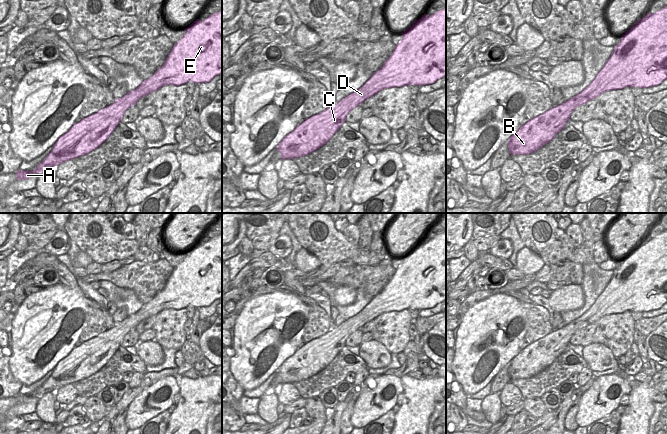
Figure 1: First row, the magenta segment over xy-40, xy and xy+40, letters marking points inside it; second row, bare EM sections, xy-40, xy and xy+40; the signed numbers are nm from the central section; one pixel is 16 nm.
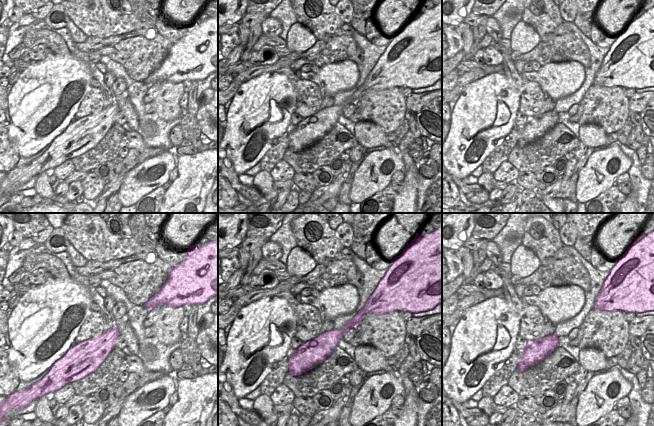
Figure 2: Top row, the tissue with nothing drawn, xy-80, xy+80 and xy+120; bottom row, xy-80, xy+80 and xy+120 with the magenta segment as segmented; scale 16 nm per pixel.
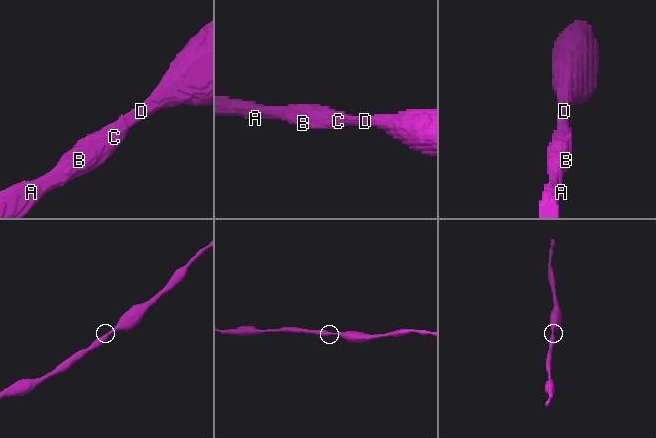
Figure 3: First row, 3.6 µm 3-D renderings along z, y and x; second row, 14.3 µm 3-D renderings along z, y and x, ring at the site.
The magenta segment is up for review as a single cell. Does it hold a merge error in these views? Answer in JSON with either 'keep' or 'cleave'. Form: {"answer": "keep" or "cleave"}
{"answer": "keep"}

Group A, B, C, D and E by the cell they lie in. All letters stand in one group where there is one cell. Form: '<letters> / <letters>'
A B C D E

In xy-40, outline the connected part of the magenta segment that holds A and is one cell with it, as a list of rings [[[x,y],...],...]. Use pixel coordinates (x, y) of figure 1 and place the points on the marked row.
[[[222,10],[211,14],[203,21],[197,19],[184,30],[186,33],[178,42],[174,44],[163,66],[160,67],[150,78],[144,80],[135,90],[127,92],[127,94],[121,98],[115,99],[115,102],[112,105],[99,110],[95,114],[83,118],[78,123],[74,123],[68,132],[58,138],[56,143],[53,145],[52,151],[37,166],[36,169],[33,171],[16,171],[17,180],[29,179],[33,173],[40,174],[45,169],[51,169],[53,166],[58,166],[65,161],[72,160],[92,152],[108,139],[114,129],[121,122],[125,111],[128,110],[132,105],[136,105],[136,102],[140,98],[149,95],[151,92],[157,91],[166,85],[180,86],[187,84],[189,81],[192,81],[196,84],[207,83],[210,82],[216,75],[220,75],[222,73]]]

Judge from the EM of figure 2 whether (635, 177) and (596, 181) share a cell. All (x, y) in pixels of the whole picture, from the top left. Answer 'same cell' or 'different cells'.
different cells

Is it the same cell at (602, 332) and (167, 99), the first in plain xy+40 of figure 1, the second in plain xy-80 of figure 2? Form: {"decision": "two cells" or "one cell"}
{"decision": "one cell"}

